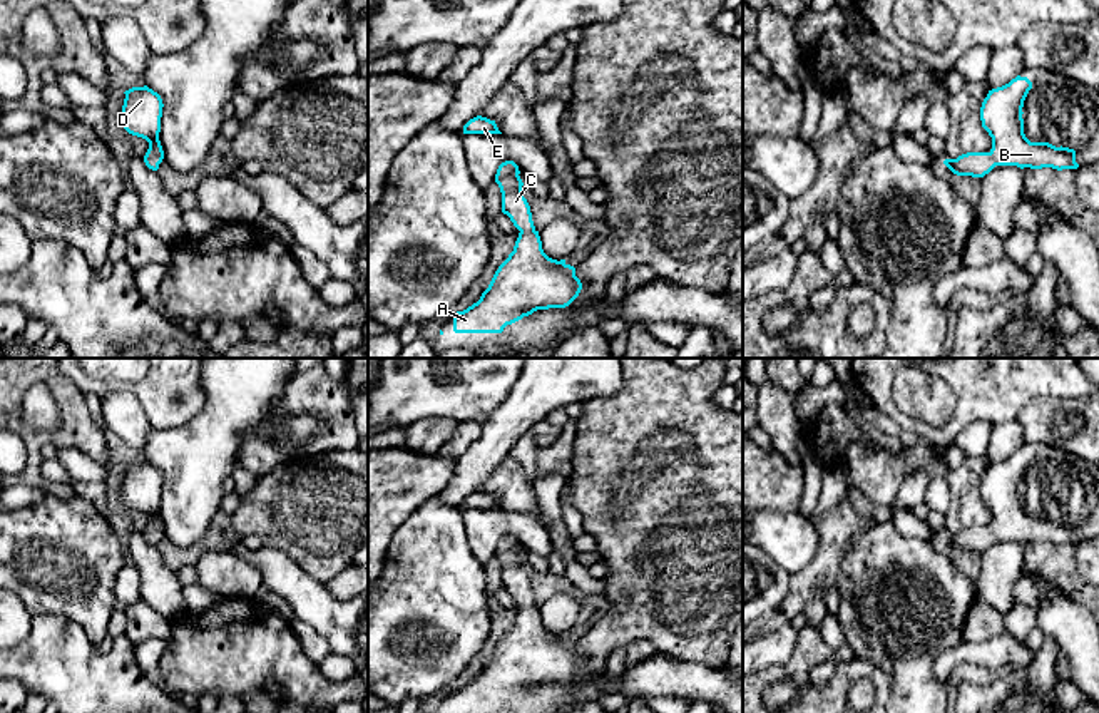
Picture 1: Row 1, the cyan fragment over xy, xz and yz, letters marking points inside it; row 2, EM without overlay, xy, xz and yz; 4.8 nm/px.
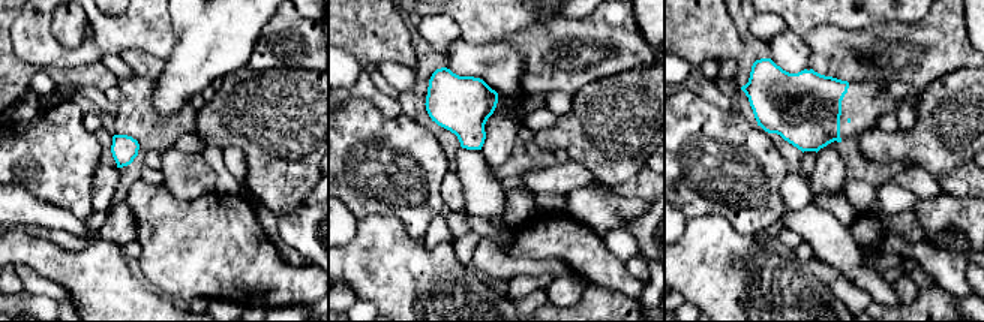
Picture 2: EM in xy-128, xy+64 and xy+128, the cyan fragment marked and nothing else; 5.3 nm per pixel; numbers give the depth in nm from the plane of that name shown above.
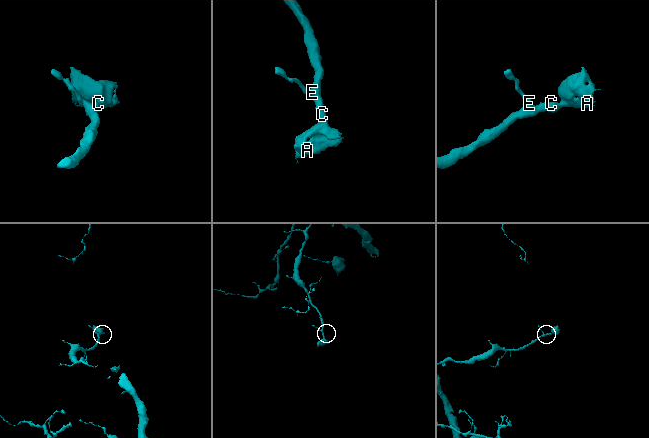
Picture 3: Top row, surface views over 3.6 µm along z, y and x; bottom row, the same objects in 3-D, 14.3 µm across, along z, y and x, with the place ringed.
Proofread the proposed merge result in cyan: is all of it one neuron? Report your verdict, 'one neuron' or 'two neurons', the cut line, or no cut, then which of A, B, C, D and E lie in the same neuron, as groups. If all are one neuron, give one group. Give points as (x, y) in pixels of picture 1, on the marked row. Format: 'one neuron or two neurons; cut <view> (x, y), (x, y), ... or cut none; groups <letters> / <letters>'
one neuron; cut none; groups A B C D E

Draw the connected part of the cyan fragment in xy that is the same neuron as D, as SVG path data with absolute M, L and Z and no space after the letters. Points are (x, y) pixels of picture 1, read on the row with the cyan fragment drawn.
M147 85L132 87L124 94L125 99L120 112L120 124L129 134L149 142L144 162L149 169L157 171L164 159L164 151L159 141L164 107L162 99Z

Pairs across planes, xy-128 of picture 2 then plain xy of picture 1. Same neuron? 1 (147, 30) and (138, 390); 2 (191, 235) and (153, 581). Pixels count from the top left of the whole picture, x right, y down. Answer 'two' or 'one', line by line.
1: one
2: two

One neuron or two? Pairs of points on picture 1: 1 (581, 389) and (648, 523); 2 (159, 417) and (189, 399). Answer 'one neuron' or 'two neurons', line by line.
1: two neurons
2: one neuron

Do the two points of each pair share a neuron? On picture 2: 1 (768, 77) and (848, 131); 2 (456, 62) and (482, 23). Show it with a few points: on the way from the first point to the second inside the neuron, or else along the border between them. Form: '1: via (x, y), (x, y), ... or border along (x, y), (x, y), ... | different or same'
1: via (792, 89), (810, 89), (834, 99), (837, 107) | same
2: border along (500, 41), (471, 47), (464, 45) | different

